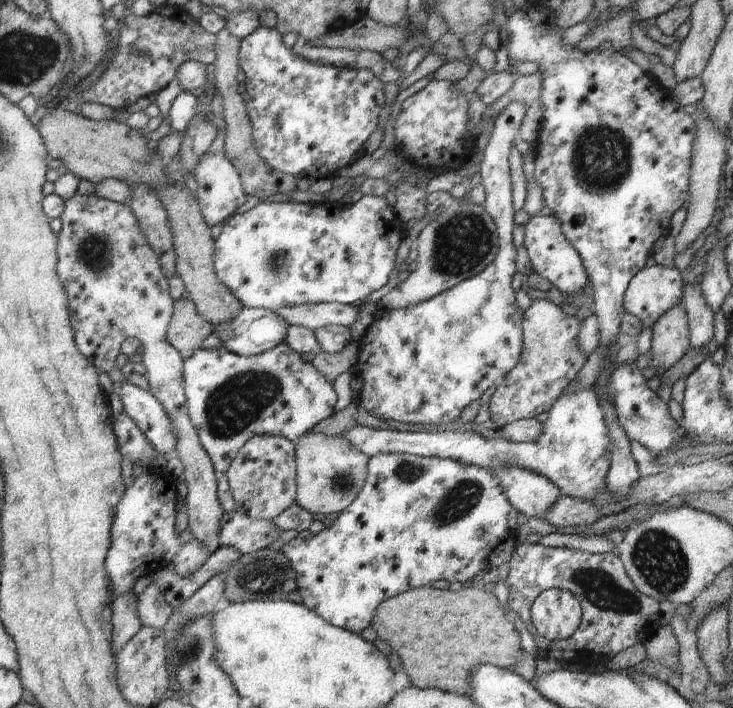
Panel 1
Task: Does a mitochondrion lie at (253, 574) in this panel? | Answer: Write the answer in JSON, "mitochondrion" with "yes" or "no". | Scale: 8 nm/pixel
{"mitochondrion":"yes"}

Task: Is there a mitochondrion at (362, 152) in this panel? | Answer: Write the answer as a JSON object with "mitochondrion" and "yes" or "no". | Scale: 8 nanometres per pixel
{"mitochondrion":"no"}

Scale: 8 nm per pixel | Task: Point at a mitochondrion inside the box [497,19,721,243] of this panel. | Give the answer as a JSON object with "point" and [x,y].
{"point":[601,158]}

